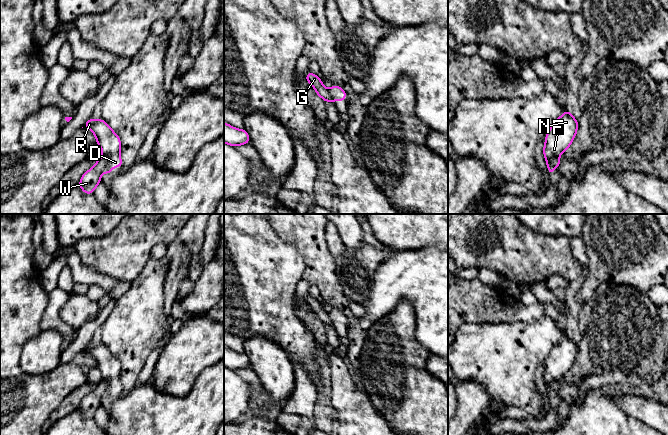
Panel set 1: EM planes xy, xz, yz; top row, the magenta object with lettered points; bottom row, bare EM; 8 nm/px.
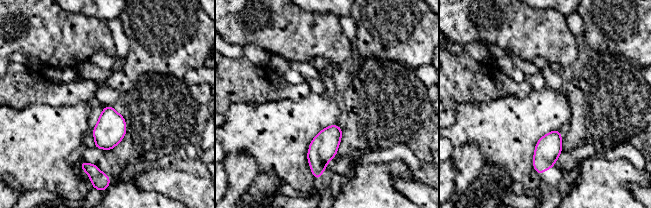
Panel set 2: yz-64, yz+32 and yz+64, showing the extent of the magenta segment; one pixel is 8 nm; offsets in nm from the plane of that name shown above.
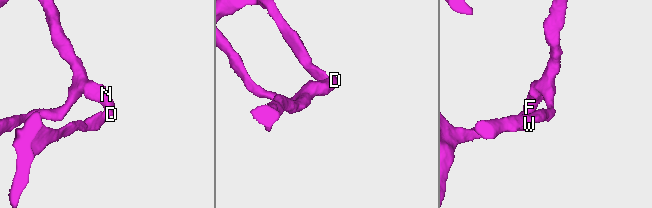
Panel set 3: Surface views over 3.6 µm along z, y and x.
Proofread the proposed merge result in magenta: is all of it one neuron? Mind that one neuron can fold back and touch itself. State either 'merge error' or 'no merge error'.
merge error

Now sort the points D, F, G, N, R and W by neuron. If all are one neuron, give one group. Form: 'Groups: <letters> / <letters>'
Groups: D F N R / G W

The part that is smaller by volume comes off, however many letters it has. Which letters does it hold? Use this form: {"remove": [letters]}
{"remove": ["D", "F", "N", "R"]}

